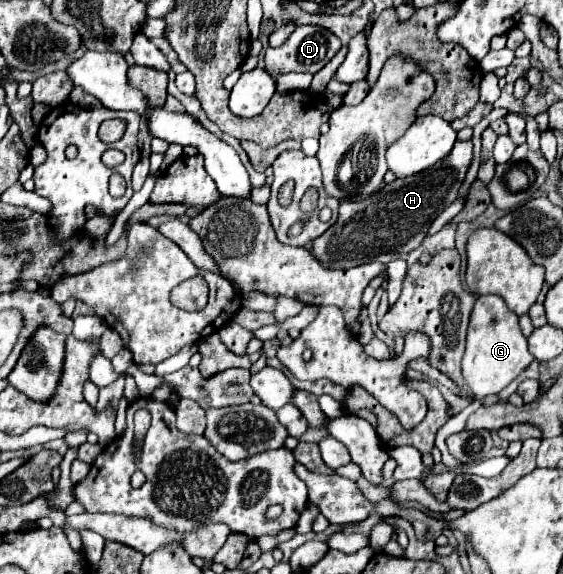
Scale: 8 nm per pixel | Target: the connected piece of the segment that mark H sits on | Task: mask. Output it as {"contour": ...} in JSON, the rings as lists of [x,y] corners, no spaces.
{"contour":[[[457,140],[453,152],[439,160],[439,164],[427,168],[427,172],[403,180],[397,178],[361,202],[341,200],[337,222],[323,236],[311,242],[311,254],[323,266],[337,270],[355,268],[377,254],[409,254],[425,240],[431,222],[457,198],[471,160],[473,144]]]}

